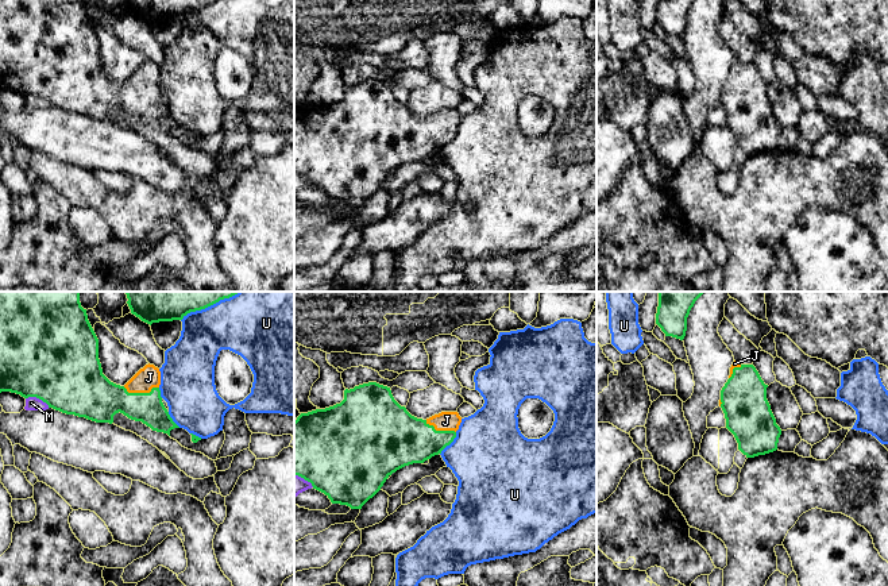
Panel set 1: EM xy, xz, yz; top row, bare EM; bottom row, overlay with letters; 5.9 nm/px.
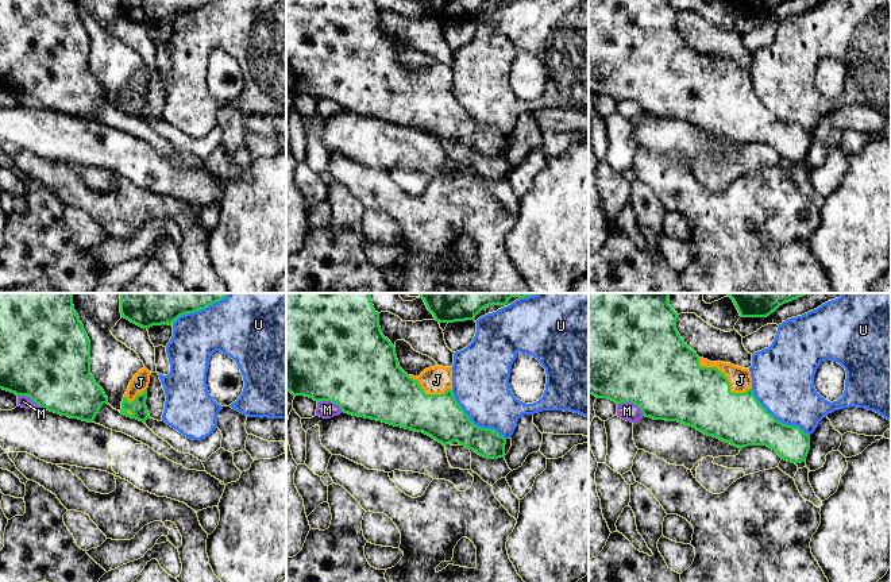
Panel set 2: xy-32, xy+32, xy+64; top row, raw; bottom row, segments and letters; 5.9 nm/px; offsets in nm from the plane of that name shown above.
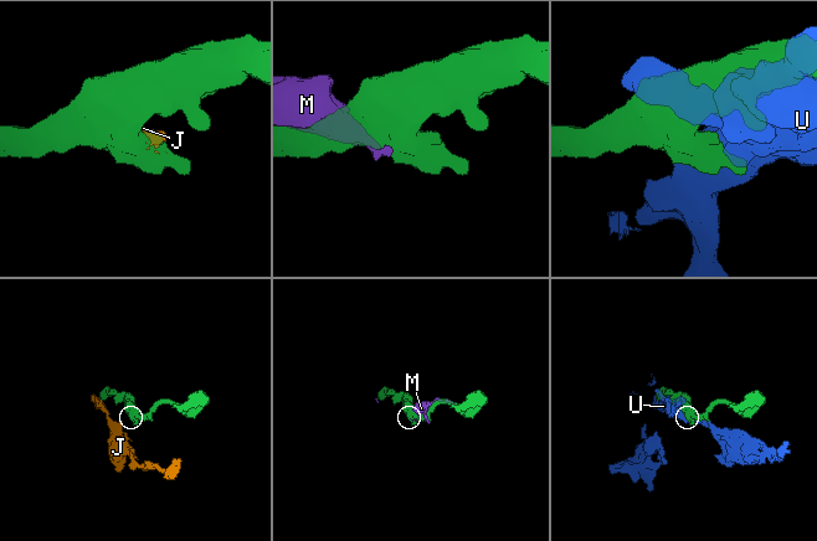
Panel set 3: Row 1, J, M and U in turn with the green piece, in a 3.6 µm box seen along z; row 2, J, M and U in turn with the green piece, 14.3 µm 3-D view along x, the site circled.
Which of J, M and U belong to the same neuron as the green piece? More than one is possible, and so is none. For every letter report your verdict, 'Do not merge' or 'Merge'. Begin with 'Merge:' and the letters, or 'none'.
Merge: J
J: Merge
M: Do not merge
U: Do not merge

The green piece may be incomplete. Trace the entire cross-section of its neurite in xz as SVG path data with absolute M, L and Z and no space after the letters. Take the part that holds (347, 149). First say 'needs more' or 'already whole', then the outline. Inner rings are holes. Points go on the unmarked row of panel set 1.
needs more; M377 80L345 86L340 101L301 111L294 119L294 173L310 180L332 201L362 207L393 170L441 151L460 120L457 109L417 116L394 97L390 85Z

